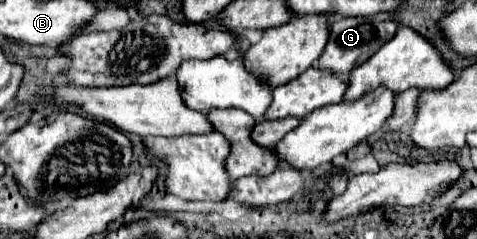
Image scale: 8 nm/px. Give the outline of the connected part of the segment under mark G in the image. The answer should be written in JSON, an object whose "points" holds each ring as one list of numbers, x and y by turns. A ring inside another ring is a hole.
{"points":[[332,17,332,25,330,25,330,41,318,61,318,65,322,69,330,69,334,71,340,79,346,81,346,77,350,77,350,71,358,65,362,65,364,61,368,61,374,51,378,51,386,41,390,41,390,37,394,37,394,33,398,31,398,23,394,23,390,17]]}

